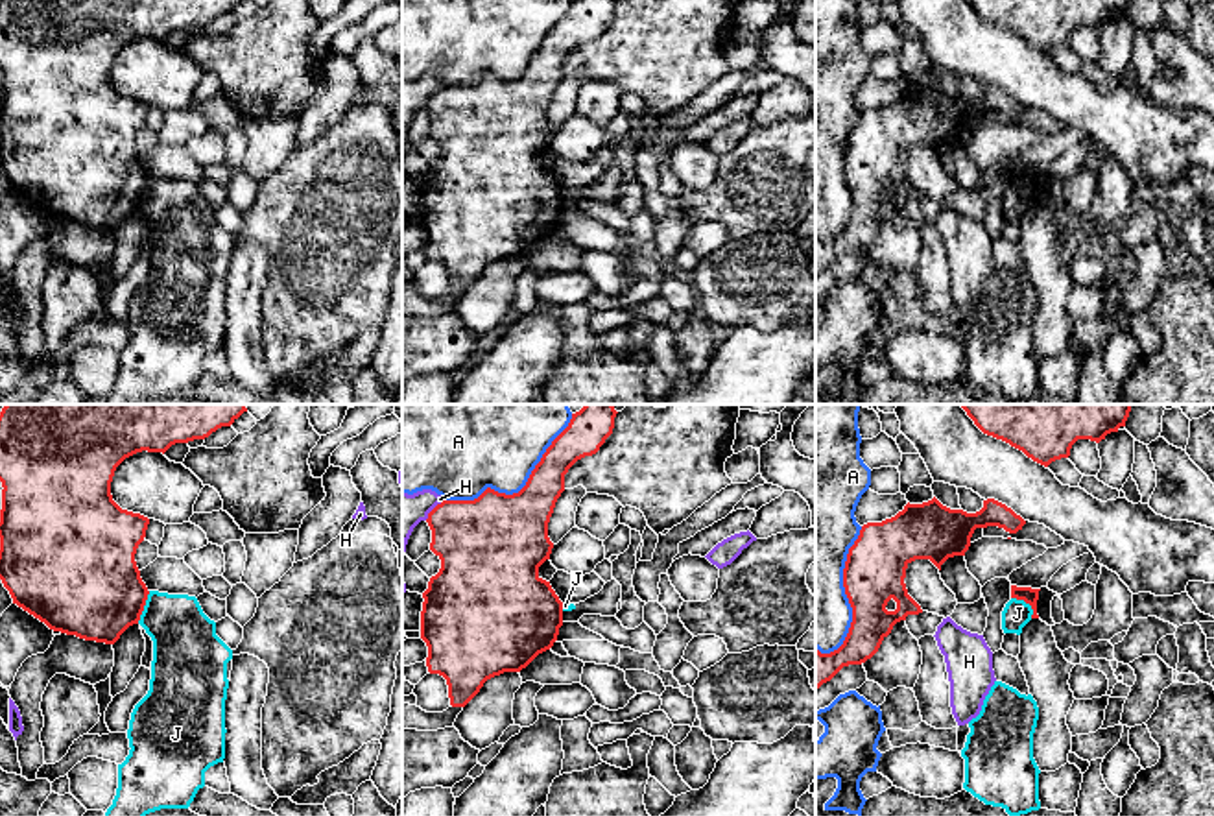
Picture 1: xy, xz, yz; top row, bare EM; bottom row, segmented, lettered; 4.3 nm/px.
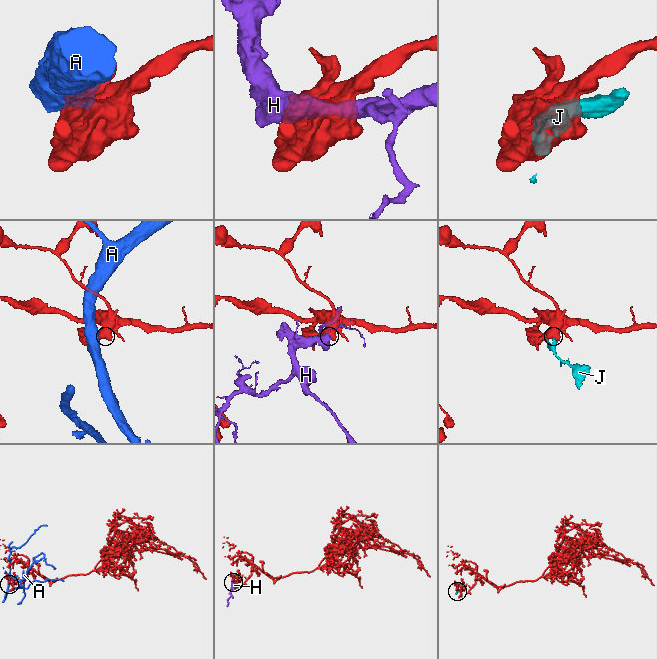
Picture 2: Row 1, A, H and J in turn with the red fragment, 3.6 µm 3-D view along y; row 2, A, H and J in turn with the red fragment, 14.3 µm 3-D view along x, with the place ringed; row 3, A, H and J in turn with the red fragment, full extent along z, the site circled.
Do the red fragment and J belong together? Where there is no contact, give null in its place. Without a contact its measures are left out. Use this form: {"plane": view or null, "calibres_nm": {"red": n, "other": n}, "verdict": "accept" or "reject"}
{"plane": "xy", "calibres_nm": {"red": 440, "other": 280}, "verdict": "reject"}

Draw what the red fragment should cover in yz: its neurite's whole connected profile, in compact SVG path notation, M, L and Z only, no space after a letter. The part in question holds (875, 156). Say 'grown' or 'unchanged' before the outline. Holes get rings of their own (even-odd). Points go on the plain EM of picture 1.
unchanged | M935 83L922 90L908 89L882 109L863 111L843 155L852 209L838 236L821 240L815 234L815 277L843 253L871 246L897 209L922 199L904 170L911 148L930 146L941 157L948 144L965 142L976 114L998 113L1017 120L1024 111L1020 102L994 85L967 100L943 92Z

